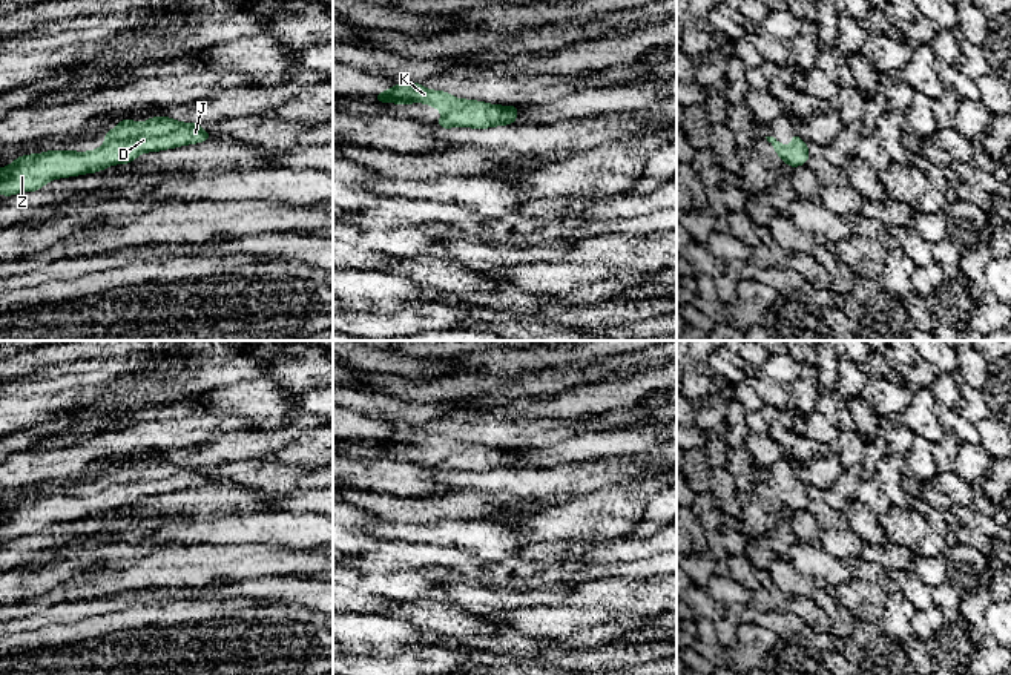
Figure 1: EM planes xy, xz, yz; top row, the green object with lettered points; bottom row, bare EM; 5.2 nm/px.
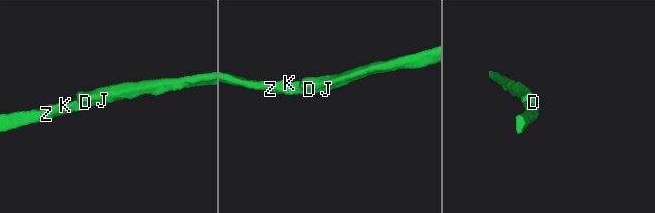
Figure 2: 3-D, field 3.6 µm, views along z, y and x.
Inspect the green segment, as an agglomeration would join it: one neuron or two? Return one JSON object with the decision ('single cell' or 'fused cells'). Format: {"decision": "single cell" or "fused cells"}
{"decision": "single cell"}

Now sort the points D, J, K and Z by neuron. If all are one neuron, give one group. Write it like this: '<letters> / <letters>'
D J K Z

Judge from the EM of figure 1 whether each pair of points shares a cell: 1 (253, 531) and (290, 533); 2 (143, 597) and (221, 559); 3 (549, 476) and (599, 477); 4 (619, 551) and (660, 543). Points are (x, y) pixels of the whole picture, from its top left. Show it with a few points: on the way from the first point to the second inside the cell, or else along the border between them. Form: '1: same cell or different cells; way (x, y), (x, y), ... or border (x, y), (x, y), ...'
1: same cell; way (263, 531), (281, 531)
2: different cells; border (200, 588), (140, 588), (128, 592)
3: same cell; way (562, 477), (586, 477)
4: same cell; way (629, 548), (649, 546)

